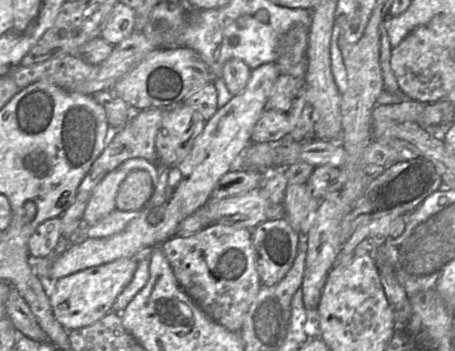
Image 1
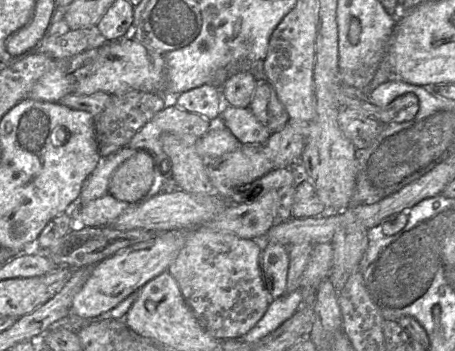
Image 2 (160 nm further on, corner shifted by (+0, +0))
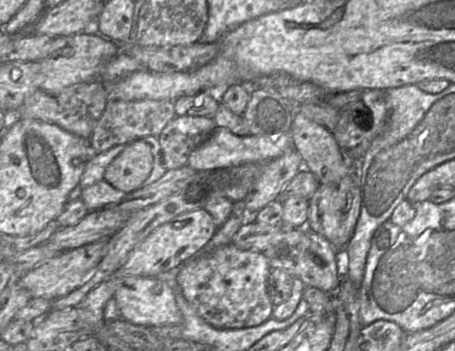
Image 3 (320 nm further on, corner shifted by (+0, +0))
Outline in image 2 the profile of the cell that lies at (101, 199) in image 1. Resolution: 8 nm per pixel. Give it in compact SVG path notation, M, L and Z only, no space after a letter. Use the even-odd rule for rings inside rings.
M124 147L112 155L102 158L84 184L78 200L80 206L107 194L108 185L115 170L136 152L138 150Z

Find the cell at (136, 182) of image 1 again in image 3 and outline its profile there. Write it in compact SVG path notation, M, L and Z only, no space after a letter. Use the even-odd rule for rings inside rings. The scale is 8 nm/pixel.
M142 140L129 143L107 166L104 180L113 188L126 194L143 186L153 168L153 156Z

